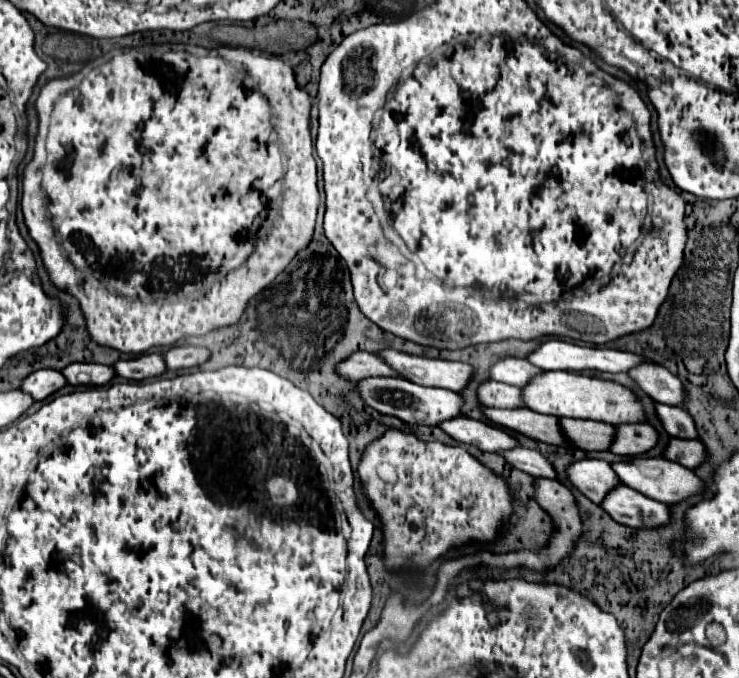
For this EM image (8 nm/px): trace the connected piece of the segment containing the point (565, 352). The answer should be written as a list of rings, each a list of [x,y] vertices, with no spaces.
[[[550,339],[542,343],[536,351],[526,357],[532,365],[542,371],[608,371],[608,373],[626,373],[634,365],[646,361],[640,355],[616,351],[610,347],[582,347],[562,339]]]

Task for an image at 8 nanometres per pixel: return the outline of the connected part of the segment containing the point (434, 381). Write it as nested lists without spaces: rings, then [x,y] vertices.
[[[384,349],[376,353],[384,359],[396,373],[406,377],[412,383],[426,385],[426,387],[442,387],[450,391],[460,391],[466,387],[472,367],[458,361],[446,359],[430,359],[422,355],[410,355],[396,349]]]

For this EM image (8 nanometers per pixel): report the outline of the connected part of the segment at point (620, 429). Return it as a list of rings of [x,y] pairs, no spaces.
[[[622,423],[616,425],[616,439],[612,439],[610,451],[616,455],[640,455],[656,445],[658,433],[646,423]]]

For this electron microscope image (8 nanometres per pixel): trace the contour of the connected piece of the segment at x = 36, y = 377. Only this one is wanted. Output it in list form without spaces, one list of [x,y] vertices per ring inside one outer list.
[[[40,369],[32,375],[28,375],[24,379],[24,383],[20,383],[20,391],[28,393],[34,401],[44,401],[48,395],[62,389],[64,385],[66,385],[66,379],[62,377],[60,371]]]

